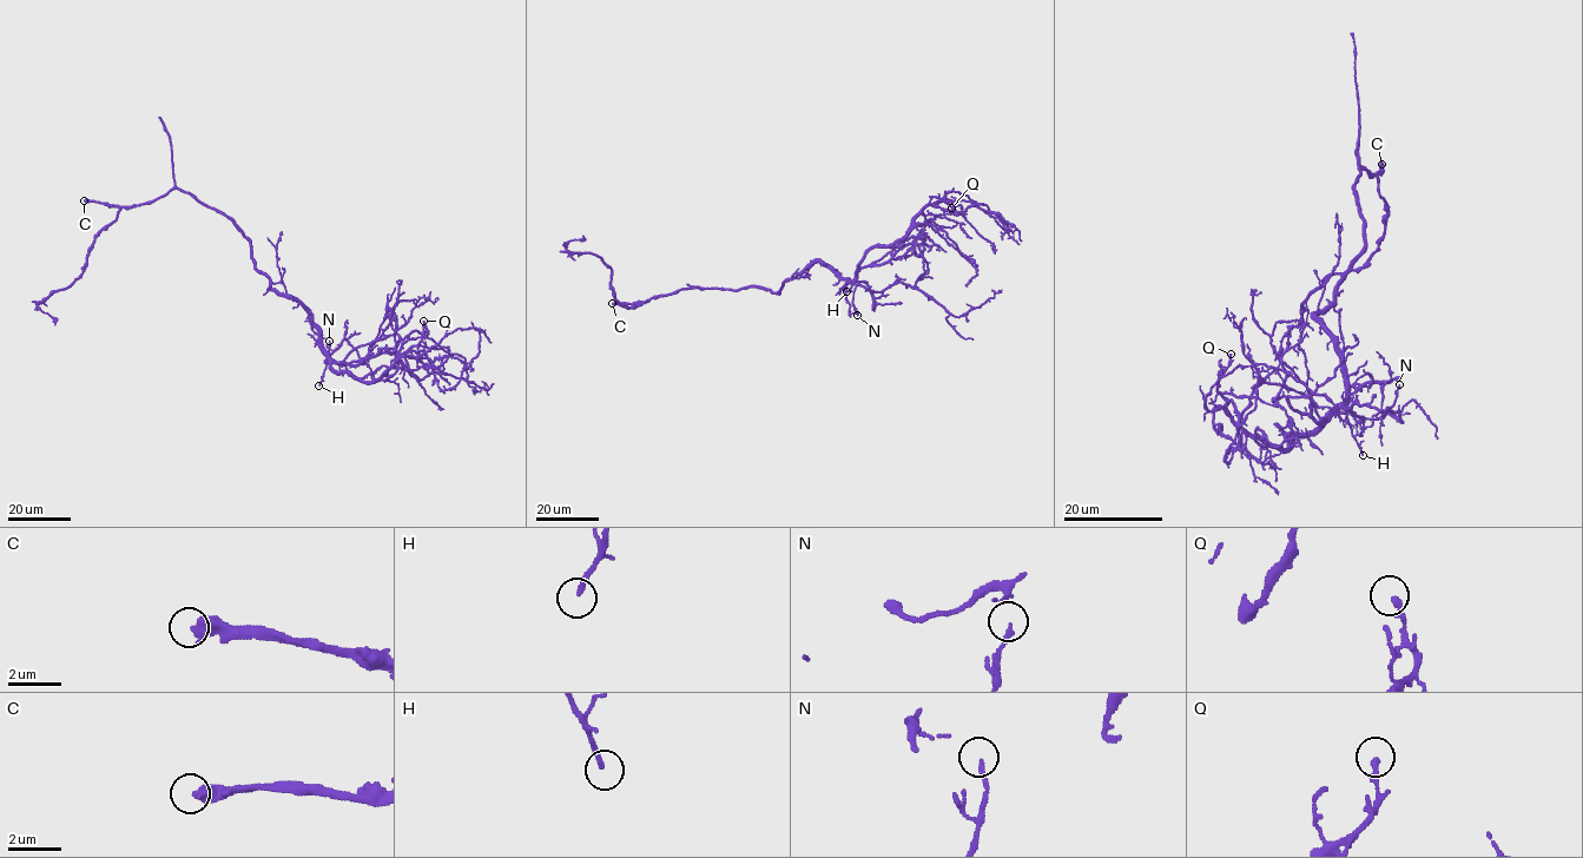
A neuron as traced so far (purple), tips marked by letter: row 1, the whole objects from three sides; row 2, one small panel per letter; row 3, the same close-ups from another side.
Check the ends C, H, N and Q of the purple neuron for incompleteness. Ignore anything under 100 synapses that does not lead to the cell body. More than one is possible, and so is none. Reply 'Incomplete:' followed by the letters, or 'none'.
Incomplete: C

